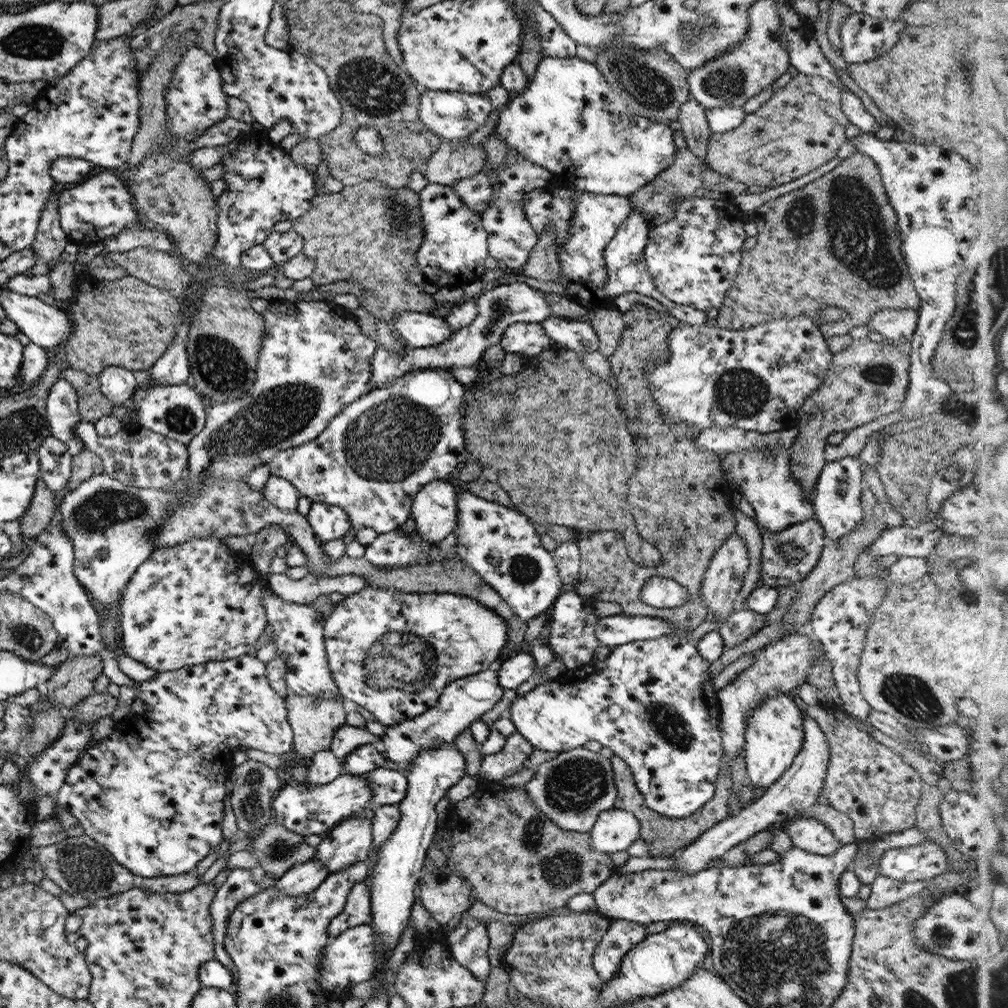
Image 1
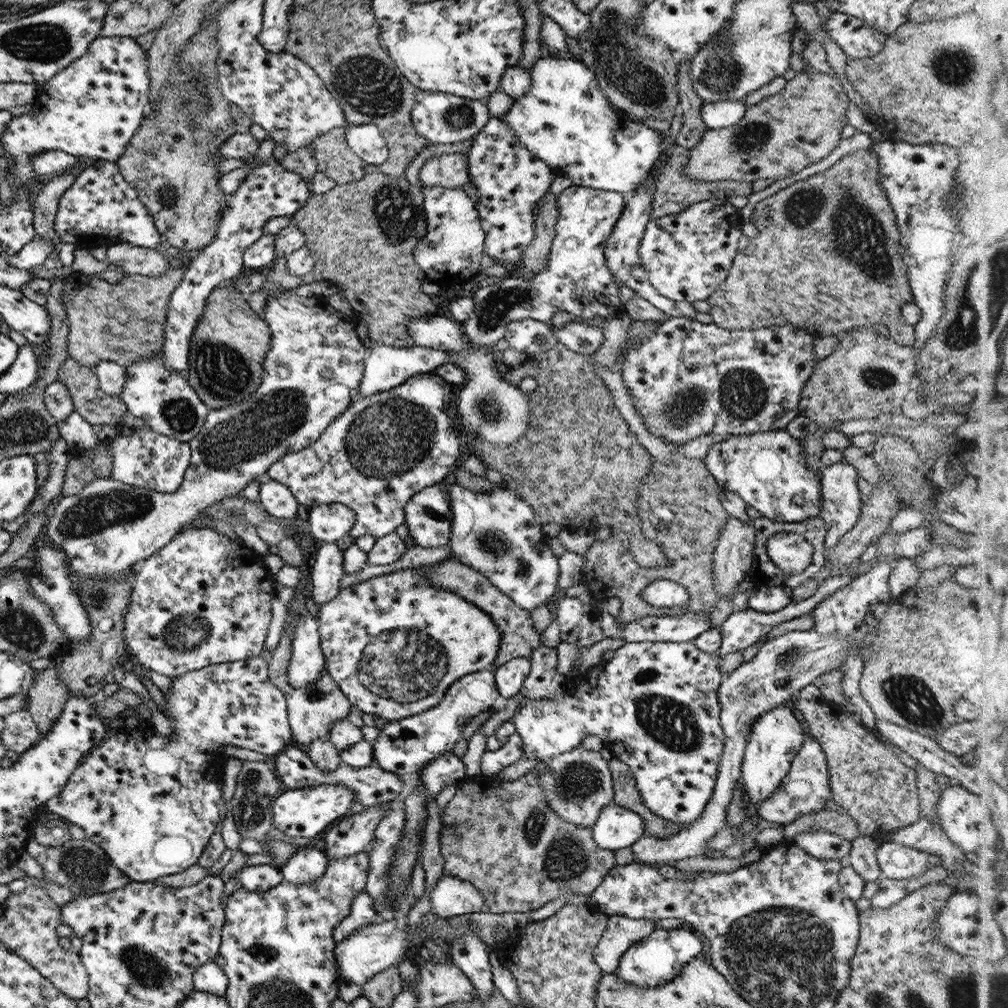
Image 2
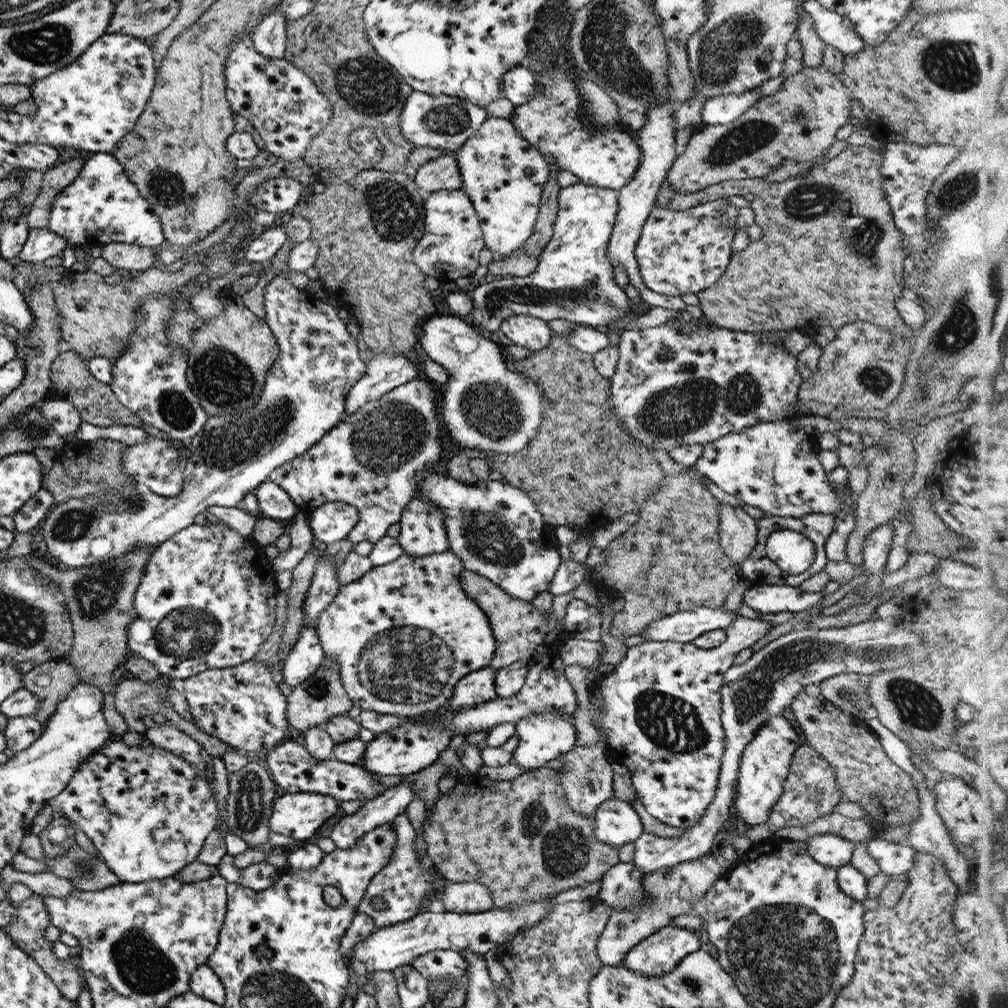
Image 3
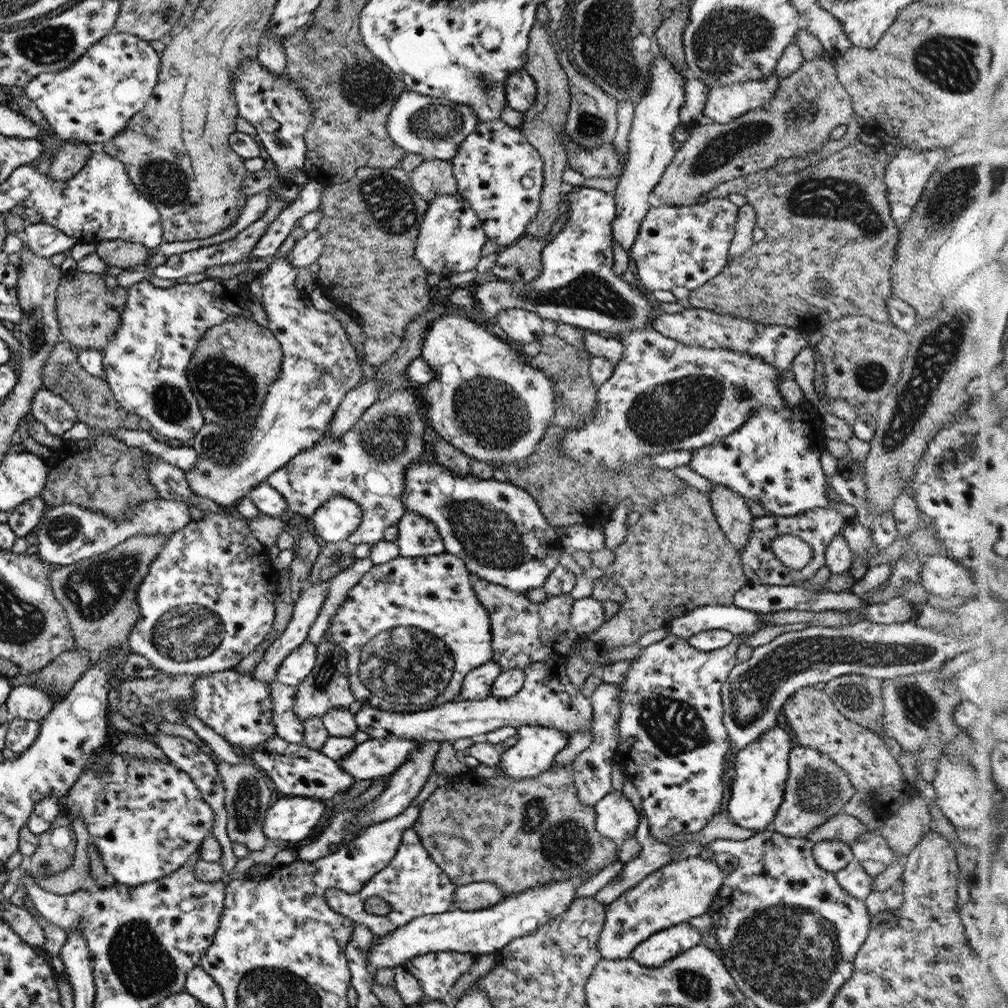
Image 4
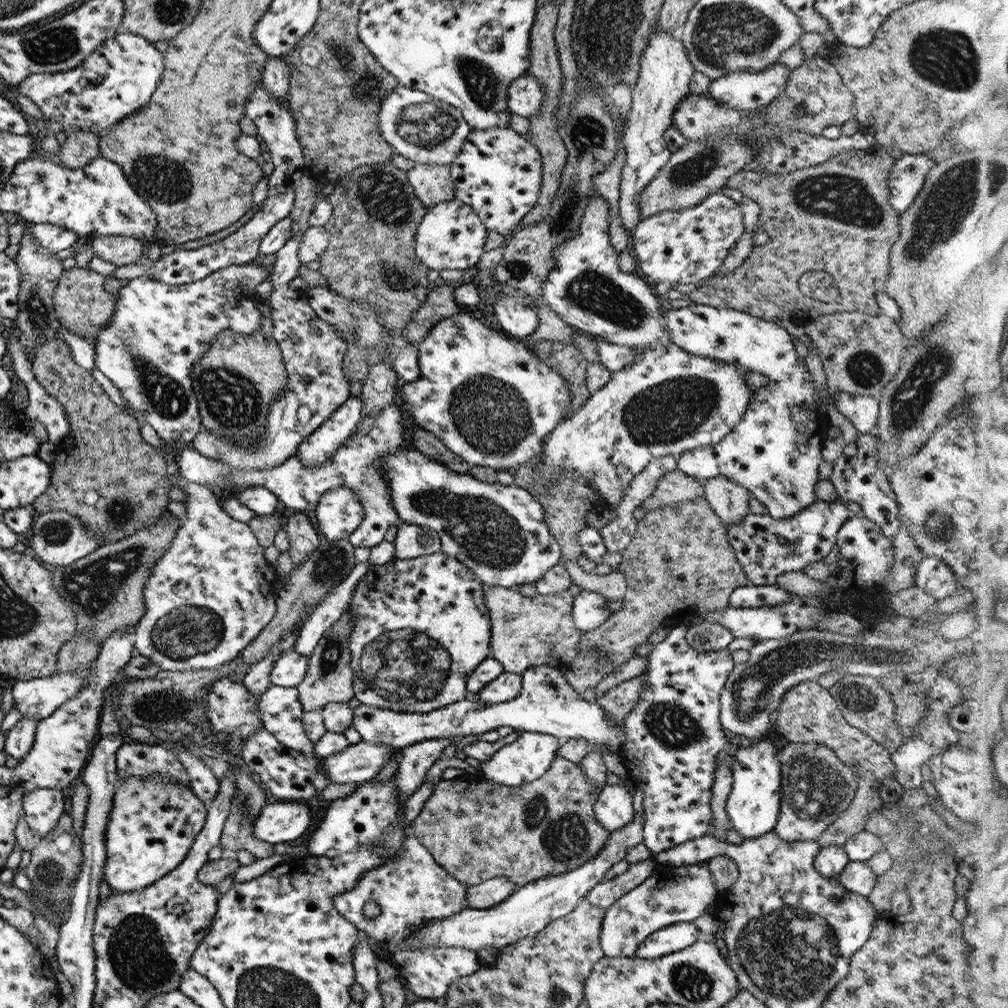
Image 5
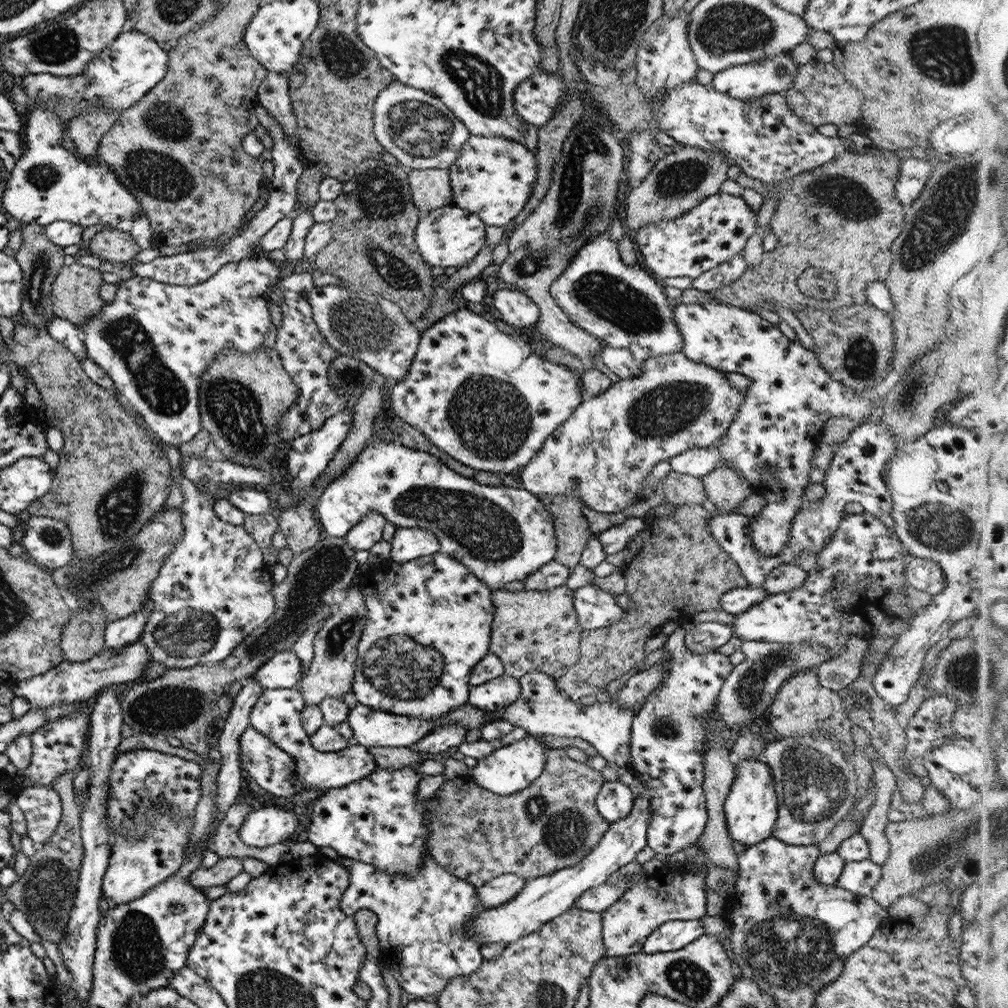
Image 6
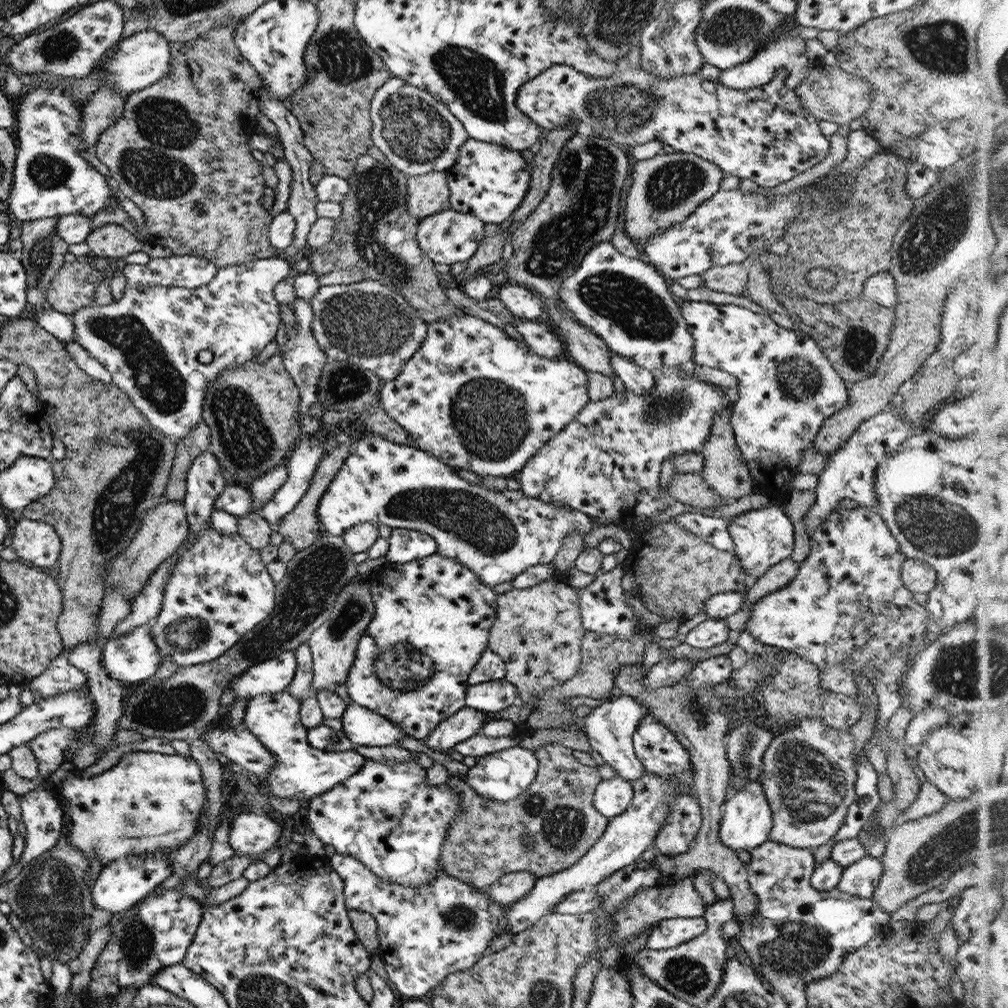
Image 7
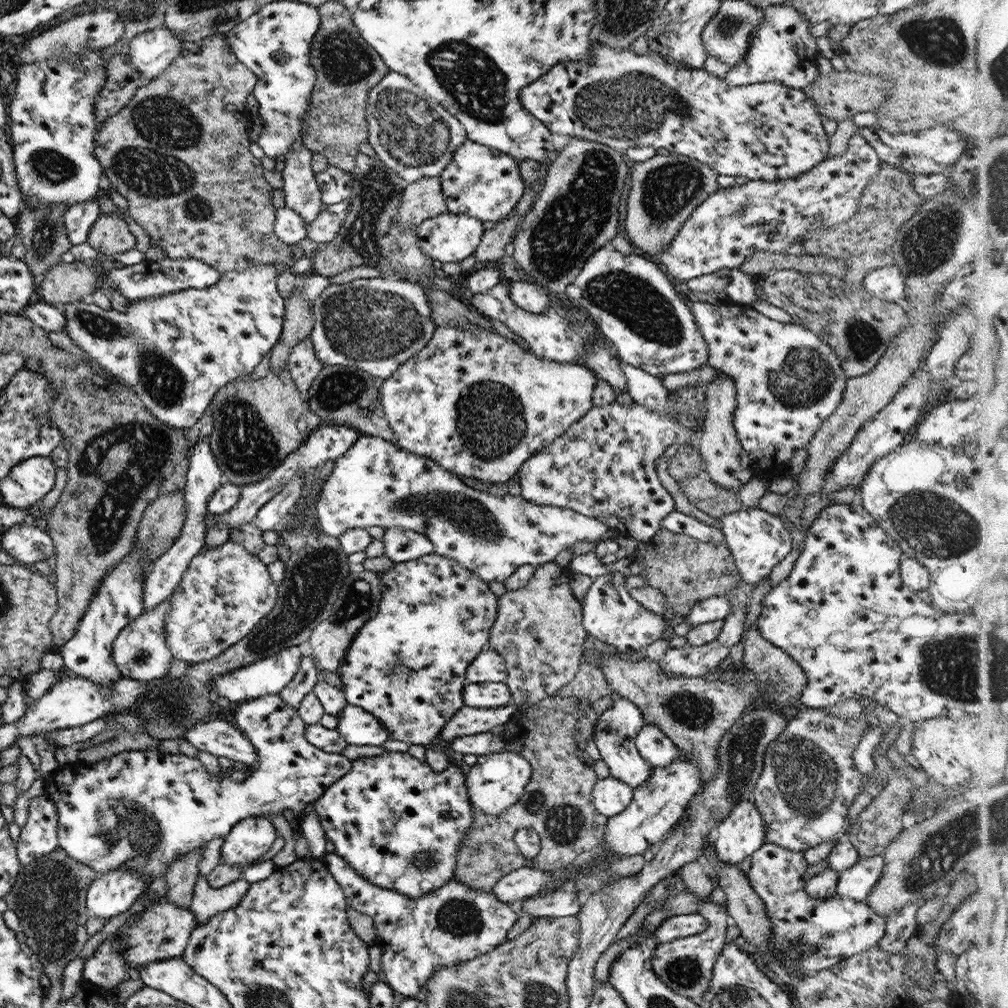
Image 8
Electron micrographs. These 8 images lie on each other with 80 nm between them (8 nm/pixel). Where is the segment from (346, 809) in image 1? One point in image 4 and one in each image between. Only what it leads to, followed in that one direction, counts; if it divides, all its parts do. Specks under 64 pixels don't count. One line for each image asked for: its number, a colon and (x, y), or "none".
2: (304, 812)
3: (298, 815)
4: (291, 819)

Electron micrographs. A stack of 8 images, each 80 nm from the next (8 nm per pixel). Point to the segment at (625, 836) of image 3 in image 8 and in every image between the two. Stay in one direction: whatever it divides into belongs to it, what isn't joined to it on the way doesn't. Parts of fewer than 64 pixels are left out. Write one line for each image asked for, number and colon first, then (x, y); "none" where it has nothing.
4: (615, 818)
5: (612, 809)
6: (614, 800)
7: (610, 797)
8: (609, 796)

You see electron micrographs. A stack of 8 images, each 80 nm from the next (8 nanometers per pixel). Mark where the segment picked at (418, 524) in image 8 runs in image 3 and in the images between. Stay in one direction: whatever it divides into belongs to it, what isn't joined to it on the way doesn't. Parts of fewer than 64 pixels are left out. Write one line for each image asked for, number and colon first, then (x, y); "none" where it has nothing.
3: (494, 530)
4: (496, 529)
5: (497, 532)
6: (500, 534)
7: (495, 534)

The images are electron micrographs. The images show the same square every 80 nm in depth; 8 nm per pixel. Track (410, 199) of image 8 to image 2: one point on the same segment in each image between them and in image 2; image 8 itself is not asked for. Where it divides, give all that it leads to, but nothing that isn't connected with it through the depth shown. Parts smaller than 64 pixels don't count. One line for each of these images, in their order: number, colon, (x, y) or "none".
2: (448, 170)
3: (441, 173)
4: (431, 178)
5: (432, 184)
6: (429, 189)
7: (426, 194)

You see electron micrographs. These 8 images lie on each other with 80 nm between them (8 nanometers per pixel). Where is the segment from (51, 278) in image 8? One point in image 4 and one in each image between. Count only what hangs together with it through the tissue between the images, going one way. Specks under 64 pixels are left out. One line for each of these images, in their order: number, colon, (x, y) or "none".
4: (88, 313)
5: (81, 305)
6: (74, 295)
7: (73, 286)

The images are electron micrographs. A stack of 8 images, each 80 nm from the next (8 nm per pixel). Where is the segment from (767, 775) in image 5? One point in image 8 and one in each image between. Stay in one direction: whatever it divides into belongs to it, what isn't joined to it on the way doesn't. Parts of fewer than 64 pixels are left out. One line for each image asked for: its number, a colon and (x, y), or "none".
6: (750, 812)
7: (745, 822)
8: (741, 832)

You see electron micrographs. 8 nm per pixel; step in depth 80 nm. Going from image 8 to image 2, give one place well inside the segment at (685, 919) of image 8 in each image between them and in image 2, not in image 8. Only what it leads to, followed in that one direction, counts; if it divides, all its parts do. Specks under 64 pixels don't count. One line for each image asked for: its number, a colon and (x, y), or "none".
2: (659, 957)
3: (655, 955)
4: (656, 949)
5: (666, 940)
6: (672, 935)
7: (670, 932)

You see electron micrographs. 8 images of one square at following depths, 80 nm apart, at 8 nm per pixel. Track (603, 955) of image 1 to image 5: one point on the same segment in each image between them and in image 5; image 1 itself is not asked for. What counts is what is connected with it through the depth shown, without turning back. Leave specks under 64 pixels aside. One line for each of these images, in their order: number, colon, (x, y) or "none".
2: (620, 933)
3: (670, 893)
4: (675, 892)
5: (681, 892)

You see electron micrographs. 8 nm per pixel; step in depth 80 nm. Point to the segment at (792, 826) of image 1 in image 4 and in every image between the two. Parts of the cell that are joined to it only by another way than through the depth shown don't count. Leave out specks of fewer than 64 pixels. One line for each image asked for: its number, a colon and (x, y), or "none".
2: (821, 844)
3: (829, 850)
4: (831, 855)

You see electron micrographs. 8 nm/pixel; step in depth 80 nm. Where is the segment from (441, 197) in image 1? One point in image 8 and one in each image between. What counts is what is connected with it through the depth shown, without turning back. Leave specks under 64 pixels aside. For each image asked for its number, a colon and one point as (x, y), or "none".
2: (449, 252)
3: (448, 248)
4: (449, 239)
5: (449, 236)
6: (449, 235)
7: (446, 237)
8: (447, 237)

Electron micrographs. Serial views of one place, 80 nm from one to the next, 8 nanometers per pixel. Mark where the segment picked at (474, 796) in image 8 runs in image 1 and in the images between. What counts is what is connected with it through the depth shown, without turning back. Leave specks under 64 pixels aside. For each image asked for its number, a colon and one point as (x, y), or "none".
1: (651, 702)
2: (654, 706)
3: (542, 736)
4: (534, 748)
5: (525, 759)
6: (512, 767)
7: (502, 775)

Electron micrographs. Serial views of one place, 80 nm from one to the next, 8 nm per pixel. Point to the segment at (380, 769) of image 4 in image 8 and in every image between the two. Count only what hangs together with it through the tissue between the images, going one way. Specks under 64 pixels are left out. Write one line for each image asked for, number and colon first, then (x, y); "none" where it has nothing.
5: (357, 763)
6: (276, 713)
7: (301, 771)
8: (140, 809)

